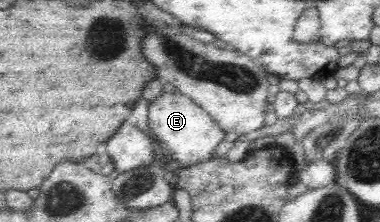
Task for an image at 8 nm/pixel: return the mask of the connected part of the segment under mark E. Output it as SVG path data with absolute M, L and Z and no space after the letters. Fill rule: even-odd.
M164 92L149 104L149 126L152 134L166 144L176 170L191 167L212 159L225 132L193 100L182 94Z

